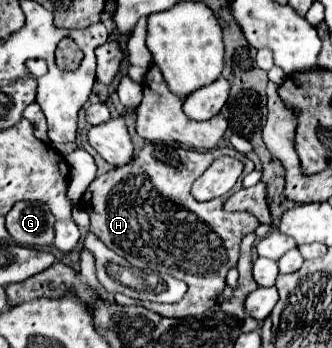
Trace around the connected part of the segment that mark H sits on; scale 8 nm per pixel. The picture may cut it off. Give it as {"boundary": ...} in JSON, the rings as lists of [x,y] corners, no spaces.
{"boundary":[[[148,143],[124,167],[116,167],[96,177],[80,199],[80,207],[90,215],[90,231],[100,241],[104,241],[114,253],[122,255],[130,263],[160,269],[160,273],[168,273],[176,279],[186,281],[188,291],[182,297],[182,301],[174,305],[156,305],[156,313],[164,317],[192,317],[210,309],[226,287],[228,269],[238,261],[242,237],[252,233],[258,225],[258,219],[252,217],[250,213],[226,213],[222,209],[222,203],[230,197],[230,193],[204,203],[192,197],[190,187],[194,179],[202,175],[210,167],[210,163],[222,155],[236,157],[238,151],[226,147],[210,149],[210,151],[194,151],[194,149],[160,145],[160,143]]]}

